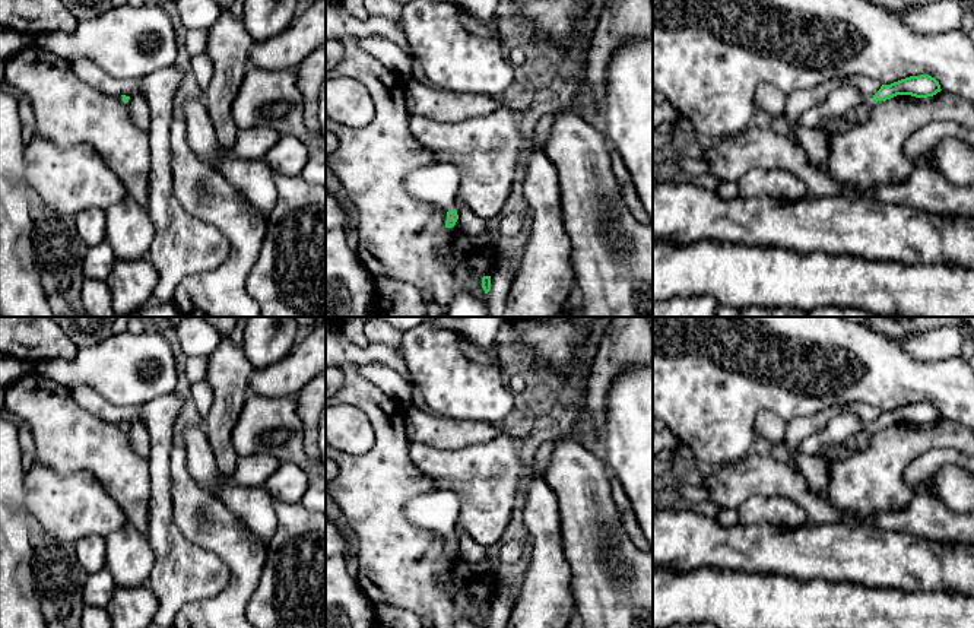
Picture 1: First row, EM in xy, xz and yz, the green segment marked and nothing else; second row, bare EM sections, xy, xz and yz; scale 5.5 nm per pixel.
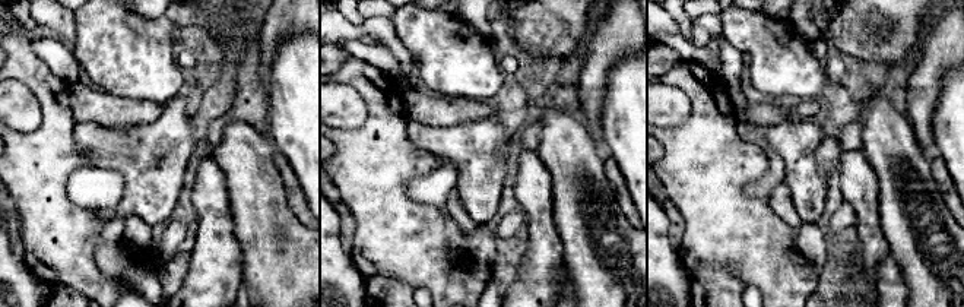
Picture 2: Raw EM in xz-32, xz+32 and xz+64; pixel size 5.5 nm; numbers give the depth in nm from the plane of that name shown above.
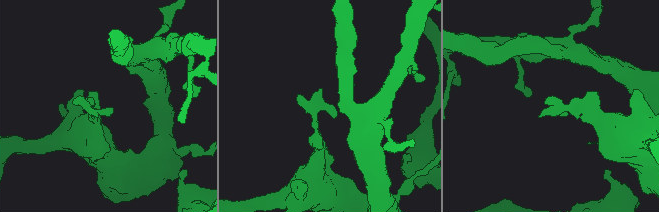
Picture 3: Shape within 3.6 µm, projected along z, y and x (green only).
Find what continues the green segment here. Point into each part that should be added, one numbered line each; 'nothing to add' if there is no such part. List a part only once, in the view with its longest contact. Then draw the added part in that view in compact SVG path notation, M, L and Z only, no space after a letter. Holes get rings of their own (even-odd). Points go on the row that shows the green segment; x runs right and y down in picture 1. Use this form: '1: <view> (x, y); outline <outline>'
1: xz (438, 183); outline M434 164L413 169L406 178L410 197L454 210L454 200L460 185L460 171L454 164Z

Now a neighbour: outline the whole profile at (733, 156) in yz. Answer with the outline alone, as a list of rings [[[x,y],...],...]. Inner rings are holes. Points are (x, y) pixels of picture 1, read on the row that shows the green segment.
[[[745,129],[697,155],[708,164],[708,174],[720,181],[737,181],[756,168],[781,168],[796,174],[812,196],[847,196],[847,187],[832,177],[828,166],[812,165],[794,139],[777,134],[771,129]]]

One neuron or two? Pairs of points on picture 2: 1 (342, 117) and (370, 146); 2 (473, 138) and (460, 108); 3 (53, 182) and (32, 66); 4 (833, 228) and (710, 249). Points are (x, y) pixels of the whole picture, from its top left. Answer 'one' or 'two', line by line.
1: two
2: two
3: one
4: two

